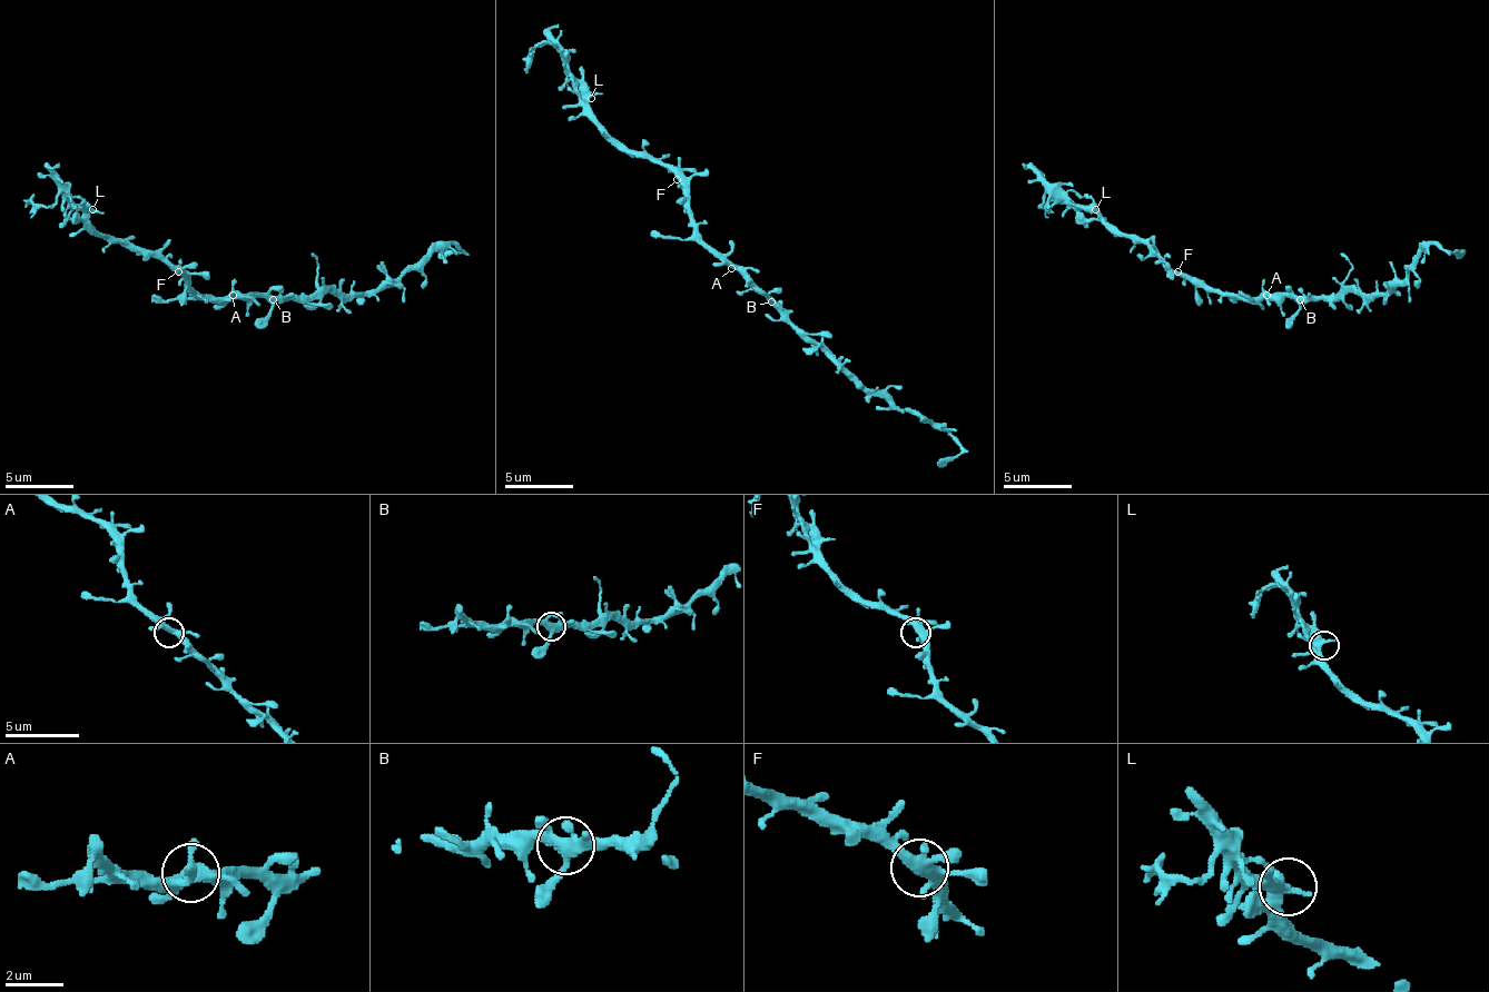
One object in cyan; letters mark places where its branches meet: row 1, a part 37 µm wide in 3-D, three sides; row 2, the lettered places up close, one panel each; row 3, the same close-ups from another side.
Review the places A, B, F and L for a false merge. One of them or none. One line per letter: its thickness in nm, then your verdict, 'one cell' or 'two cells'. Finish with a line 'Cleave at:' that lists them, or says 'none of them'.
A: calibre 360 nm; one cell
B: calibre 360 nm; one cell
F: calibre 380 nm; one cell
L: calibre 400 nm; one cell
Cleave at: none of them

